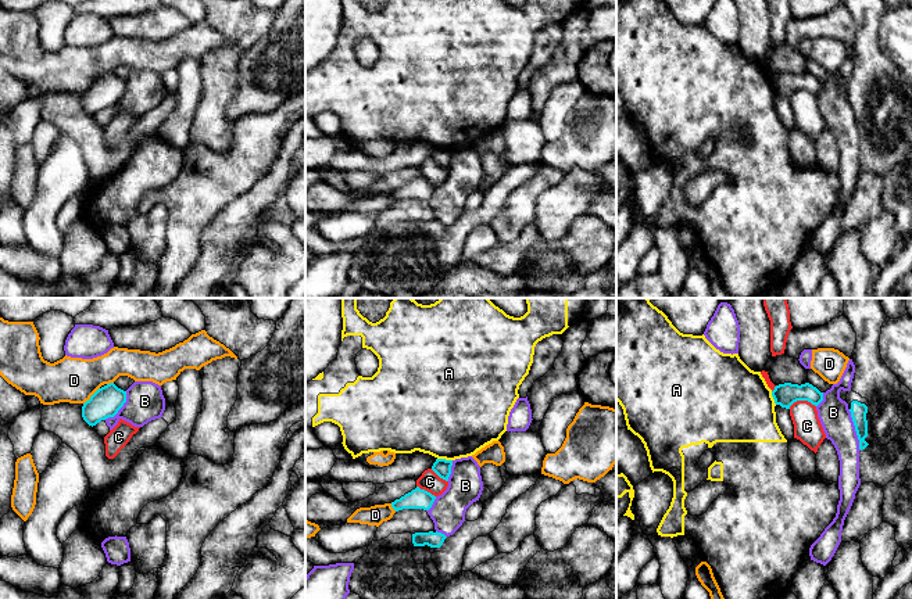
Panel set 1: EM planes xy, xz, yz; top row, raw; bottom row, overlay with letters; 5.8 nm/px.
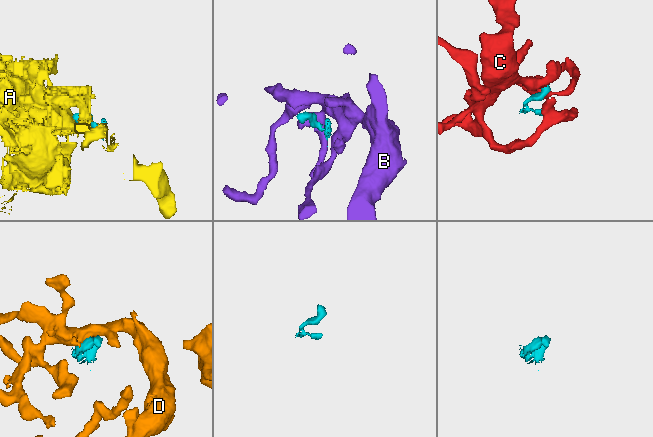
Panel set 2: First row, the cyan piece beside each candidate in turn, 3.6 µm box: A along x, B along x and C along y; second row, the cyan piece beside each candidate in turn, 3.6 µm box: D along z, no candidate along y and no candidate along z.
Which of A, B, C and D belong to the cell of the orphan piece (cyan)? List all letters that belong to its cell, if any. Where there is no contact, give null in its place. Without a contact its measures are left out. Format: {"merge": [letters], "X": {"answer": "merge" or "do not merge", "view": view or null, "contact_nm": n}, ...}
{"merge": [], "A": {"answer": "do not merge", "view": "xz", "contact_nm": 90}, "B": {"answer": "do not merge", "view": "yz", "contact_nm": 260}, "C": {"answer": "do not merge", "view": "yz", "contact_nm": 160}, "D": {"answer": "do not merge", "view": "xy", "contact_nm": 140}}

